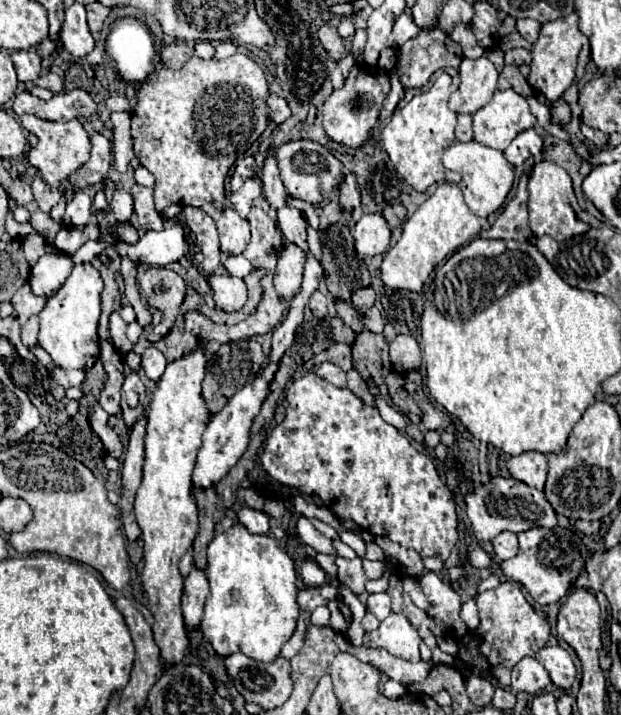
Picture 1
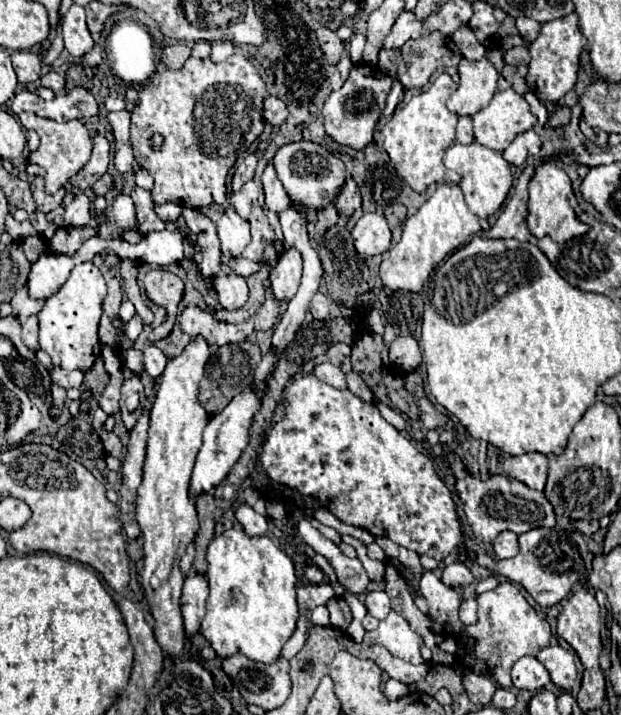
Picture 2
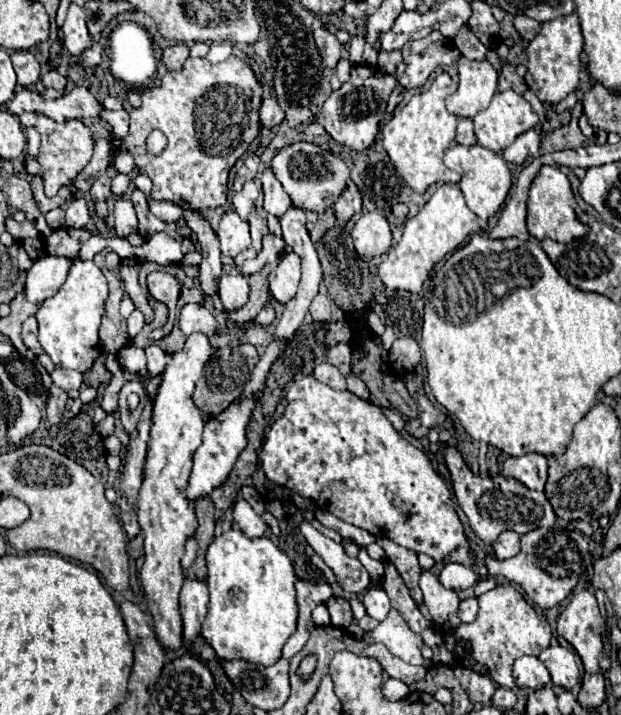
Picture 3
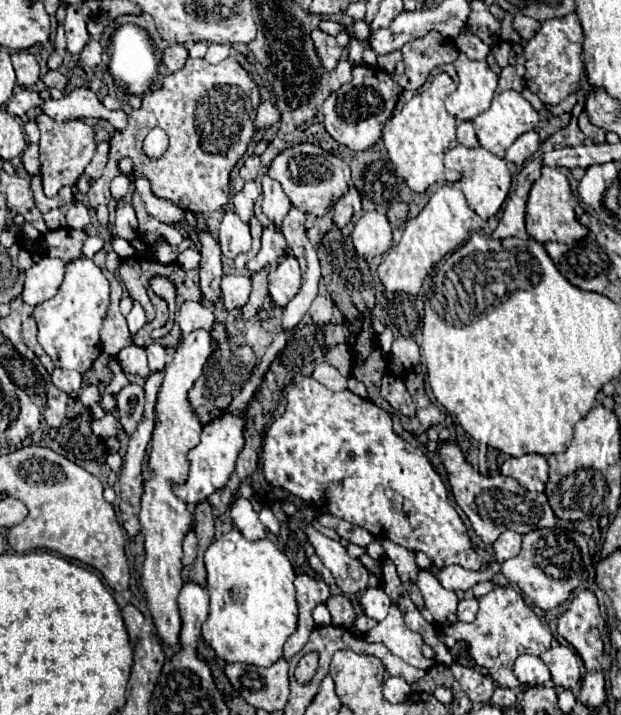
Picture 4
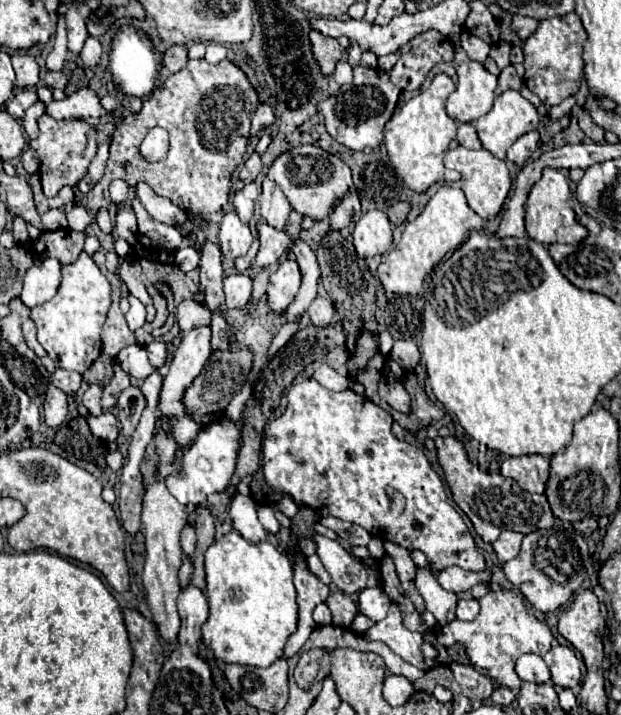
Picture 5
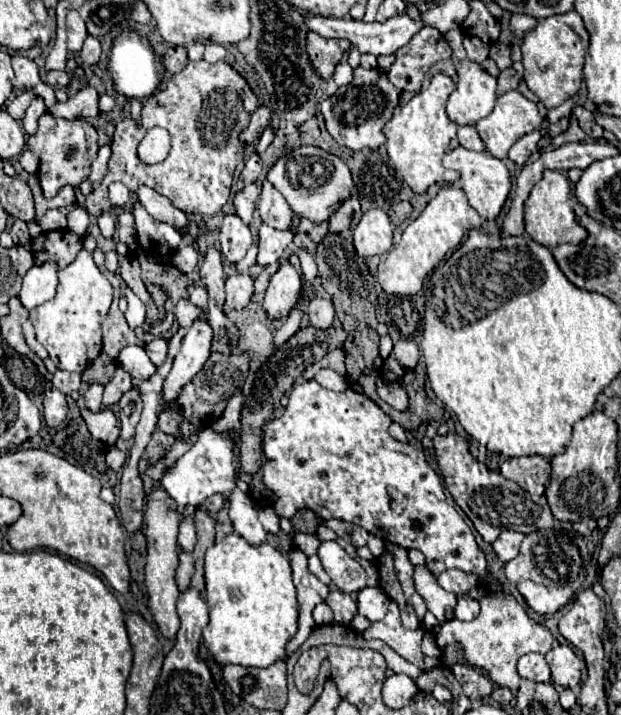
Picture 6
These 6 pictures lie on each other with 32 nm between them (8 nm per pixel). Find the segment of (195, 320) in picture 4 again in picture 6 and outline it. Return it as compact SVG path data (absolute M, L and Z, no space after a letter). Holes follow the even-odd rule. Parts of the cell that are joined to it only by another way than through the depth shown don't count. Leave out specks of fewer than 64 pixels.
M182 298L182 300L176 304L176 308L174 308L174 316L176 316L178 324L182 324L184 328L190 328L192 322L194 322L194 318L198 318L200 314L202 314L202 310L196 308L196 306L192 306L186 298Z

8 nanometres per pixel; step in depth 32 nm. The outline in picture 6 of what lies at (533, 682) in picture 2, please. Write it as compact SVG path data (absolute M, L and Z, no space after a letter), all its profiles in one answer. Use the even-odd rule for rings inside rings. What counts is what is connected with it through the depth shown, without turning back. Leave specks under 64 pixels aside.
M529 653L518 660L518 674L534 682L550 682L550 668L544 654Z

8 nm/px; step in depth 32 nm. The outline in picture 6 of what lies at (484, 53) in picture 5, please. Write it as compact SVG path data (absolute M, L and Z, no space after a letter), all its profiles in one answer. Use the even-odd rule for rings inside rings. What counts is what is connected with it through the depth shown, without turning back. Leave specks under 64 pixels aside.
M464 35L463 45L468 59L472 60L472 62L482 62L482 60L489 57L490 46L484 44L480 38Z

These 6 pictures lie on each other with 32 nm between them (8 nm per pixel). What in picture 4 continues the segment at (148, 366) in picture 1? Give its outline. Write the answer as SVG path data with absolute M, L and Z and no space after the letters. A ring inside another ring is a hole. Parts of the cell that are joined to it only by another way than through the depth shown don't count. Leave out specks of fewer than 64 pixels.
M150 344L146 346L146 354L148 354L148 364L152 368L152 372L158 372L166 366L166 348L160 344Z

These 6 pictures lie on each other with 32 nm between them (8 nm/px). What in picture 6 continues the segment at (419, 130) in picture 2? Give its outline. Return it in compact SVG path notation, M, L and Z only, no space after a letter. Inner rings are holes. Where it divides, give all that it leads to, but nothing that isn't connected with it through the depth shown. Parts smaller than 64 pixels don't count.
M436 74L430 80L426 90L414 94L414 98L398 108L392 120L384 126L386 134L386 148L390 164L394 164L396 174L416 192L424 194L432 184L444 182L444 166L442 158L446 152L458 146L458 126L446 116L446 100L450 92L456 88L450 76Z

